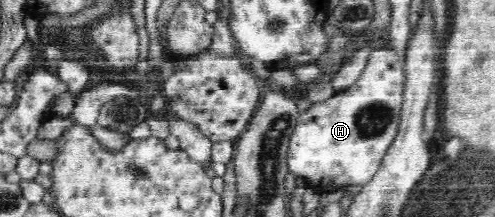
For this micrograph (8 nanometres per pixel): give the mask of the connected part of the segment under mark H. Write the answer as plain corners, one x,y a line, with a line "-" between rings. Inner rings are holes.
390,46
374,49
362,76
354,85
346,87
343,91
337,91
328,100
314,103
311,108
299,114
296,126
292,129
286,154
289,172
306,178
305,186
317,189
320,196
337,188
364,186
370,182
399,131
405,83
406,76
401,55

